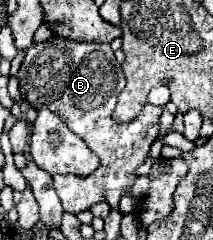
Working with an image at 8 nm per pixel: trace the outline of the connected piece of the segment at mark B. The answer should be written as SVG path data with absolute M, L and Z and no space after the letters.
M51 38L47 42L33 44L25 52L25 60L19 68L19 88L23 100L35 110L51 110L77 134L81 136L91 152L101 160L101 166L87 178L75 178L73 174L55 174L55 190L65 208L65 212L77 214L87 210L91 204L103 200L105 190L129 188L135 182L135 170L145 160L151 144L159 136L159 116L157 106L145 104L143 112L127 122L117 124L111 114L119 92L125 86L125 76L121 64L117 64L109 44L99 42L75 42L65 38Z

